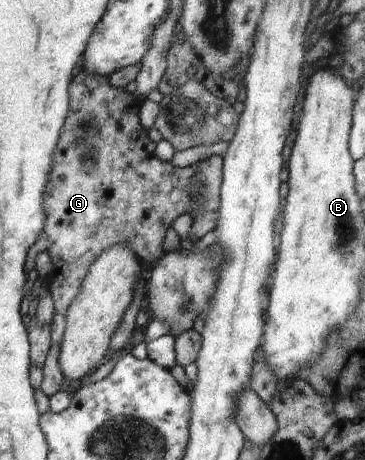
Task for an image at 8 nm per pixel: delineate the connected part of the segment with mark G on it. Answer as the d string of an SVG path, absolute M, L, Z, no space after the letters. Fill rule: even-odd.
M81 67L77 78L73 78L73 110L69 110L69 122L64 122L65 134L60 134L61 150L57 150L57 170L53 170L53 182L49 182L49 198L45 198L45 210L49 210L49 226L45 226L45 238L41 238L35 246L37 252L47 252L52 262L49 277L54 302L54 315L50 324L52 341L42 364L43 380L40 386L48 398L60 392L64 378L59 358L64 330L67 328L69 305L75 300L89 266L99 258L99 254L111 246L127 244L145 268L149 269L164 255L162 244L165 234L181 214L189 214L192 218L188 238L193 243L217 226L224 156L211 155L197 164L183 168L173 166L170 161L161 161L154 154L156 144L149 139L146 128L141 126L141 105L138 95L111 86L108 76L91 74ZM197 192L201 192L199 200L195 200Z

